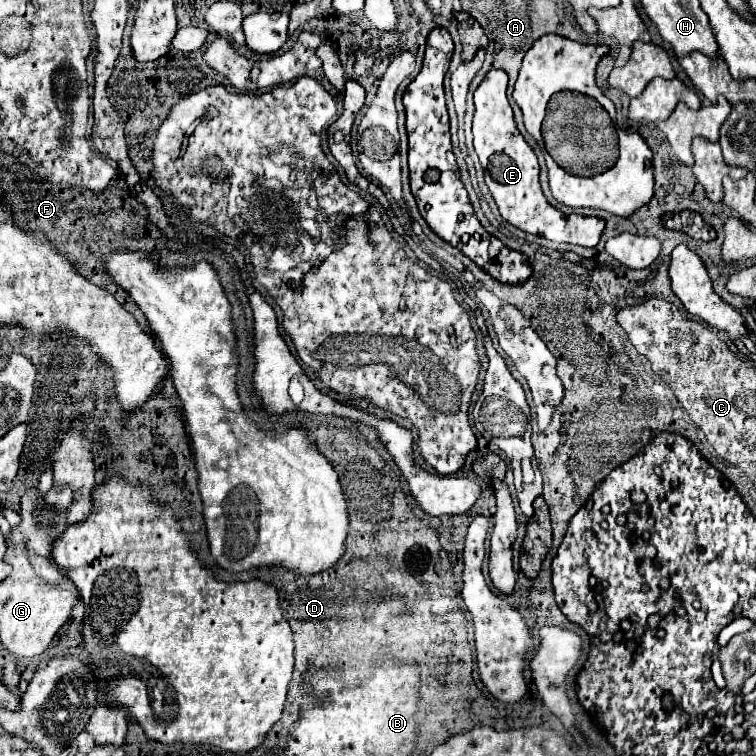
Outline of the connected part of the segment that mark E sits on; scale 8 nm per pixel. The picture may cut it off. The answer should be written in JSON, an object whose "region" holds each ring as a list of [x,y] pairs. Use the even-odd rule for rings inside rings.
{"region":[[[491,70],[475,90],[475,116],[473,116],[475,152],[481,160],[483,170],[487,172],[485,184],[493,194],[499,214],[509,224],[521,228],[523,232],[539,234],[553,242],[567,242],[593,248],[599,242],[599,236],[605,228],[605,220],[595,216],[577,216],[577,214],[567,216],[545,200],[539,186],[537,156],[515,126],[513,110],[509,106],[505,90],[507,90],[507,74],[503,70]]]}

